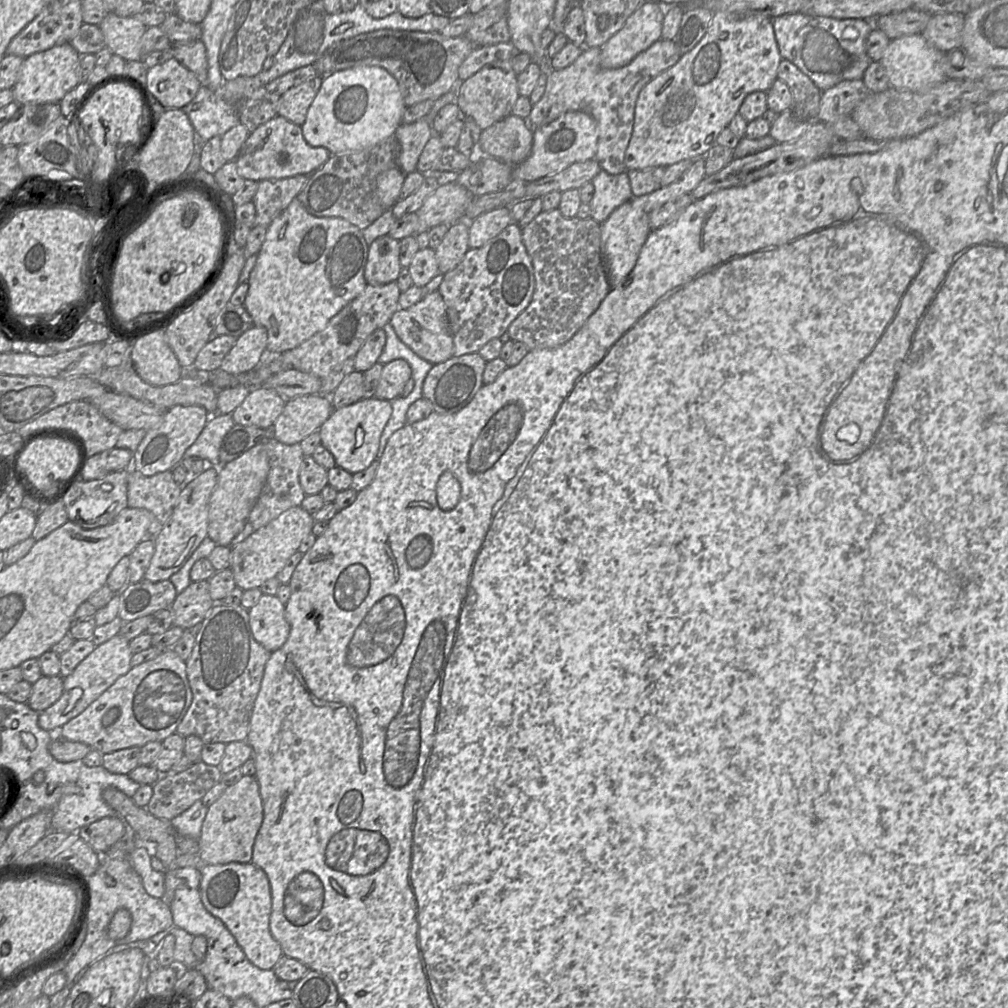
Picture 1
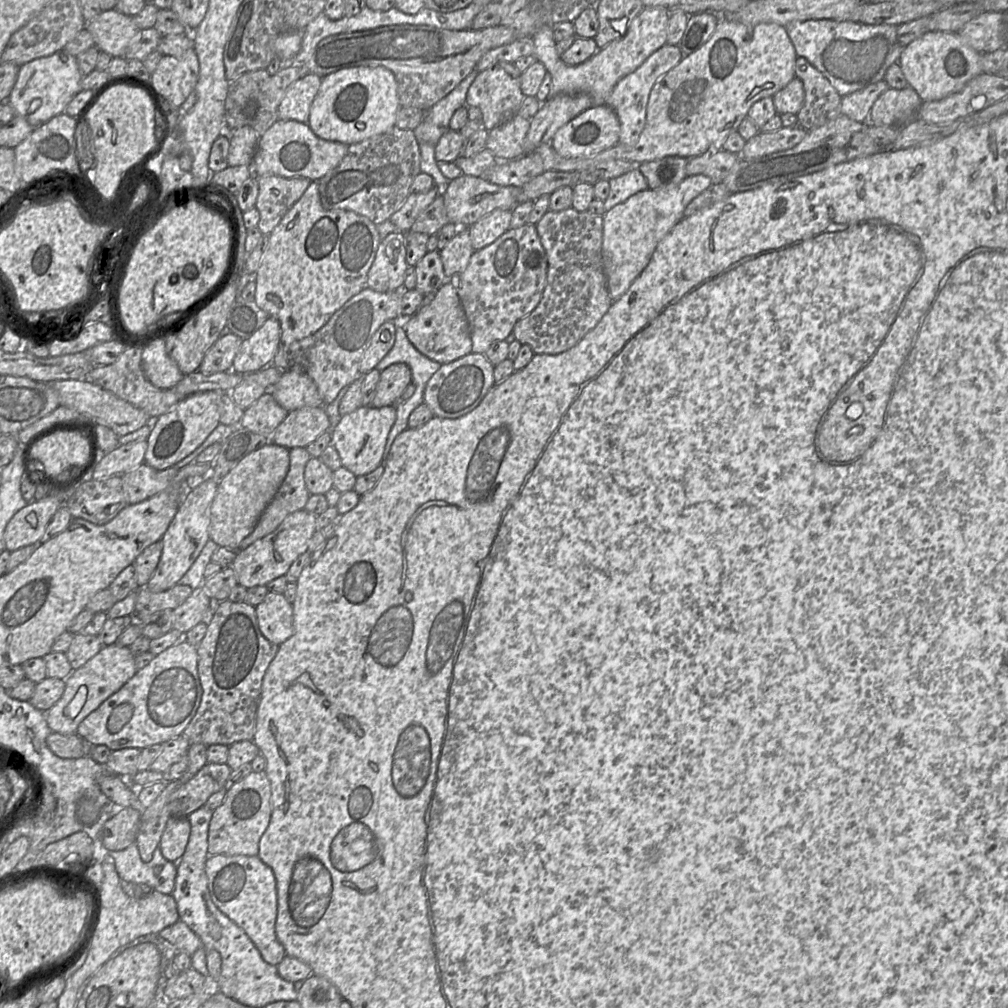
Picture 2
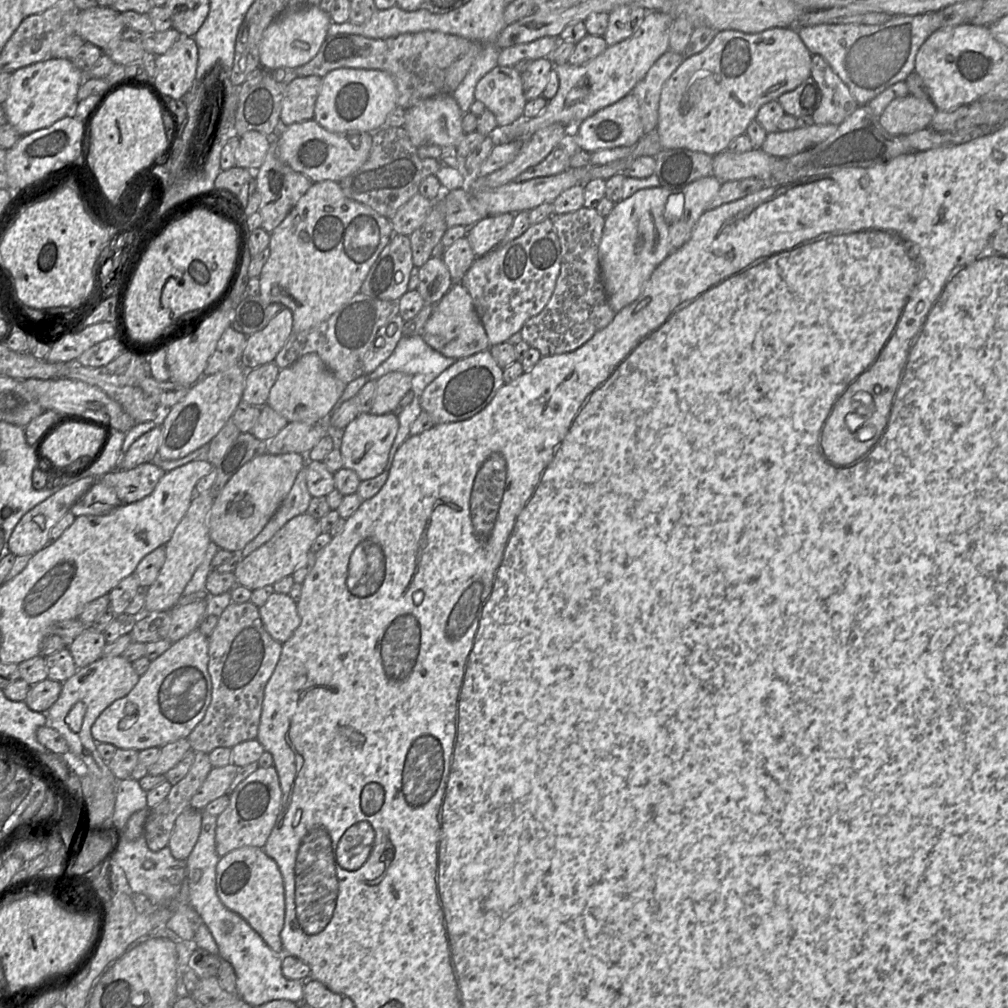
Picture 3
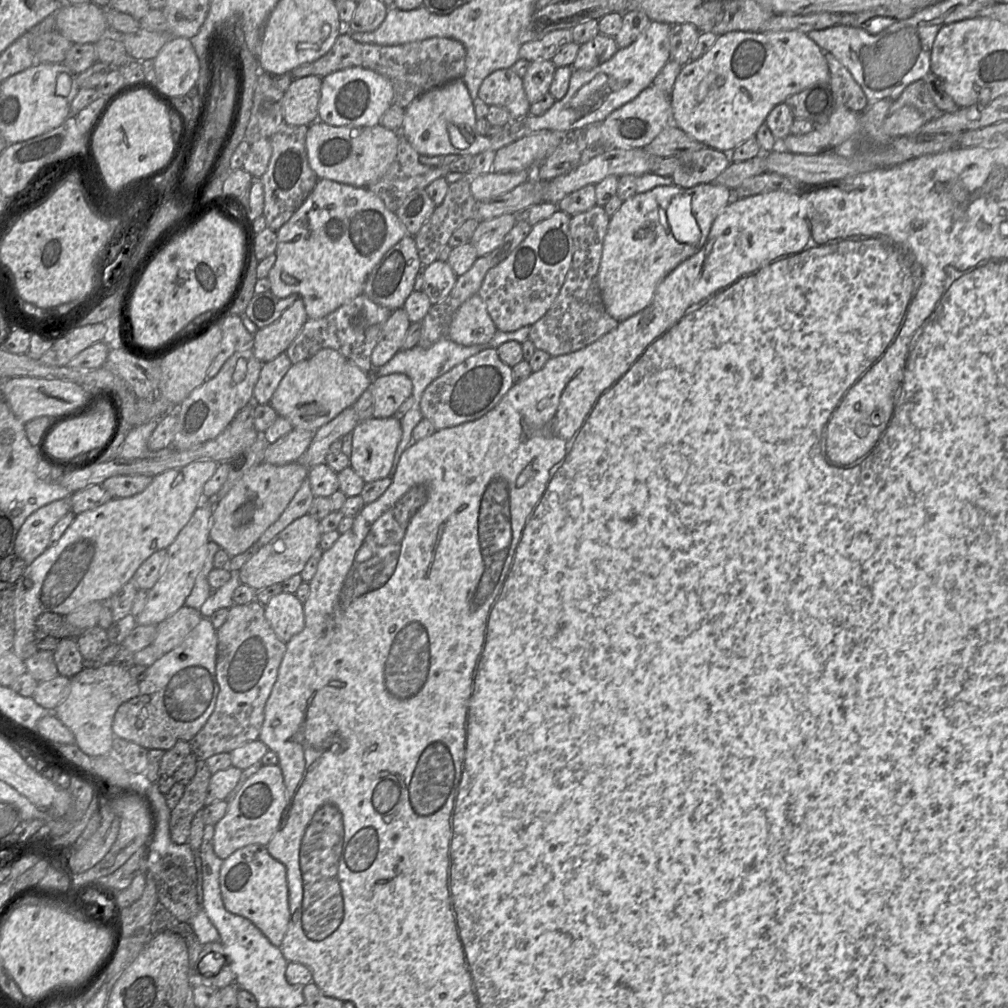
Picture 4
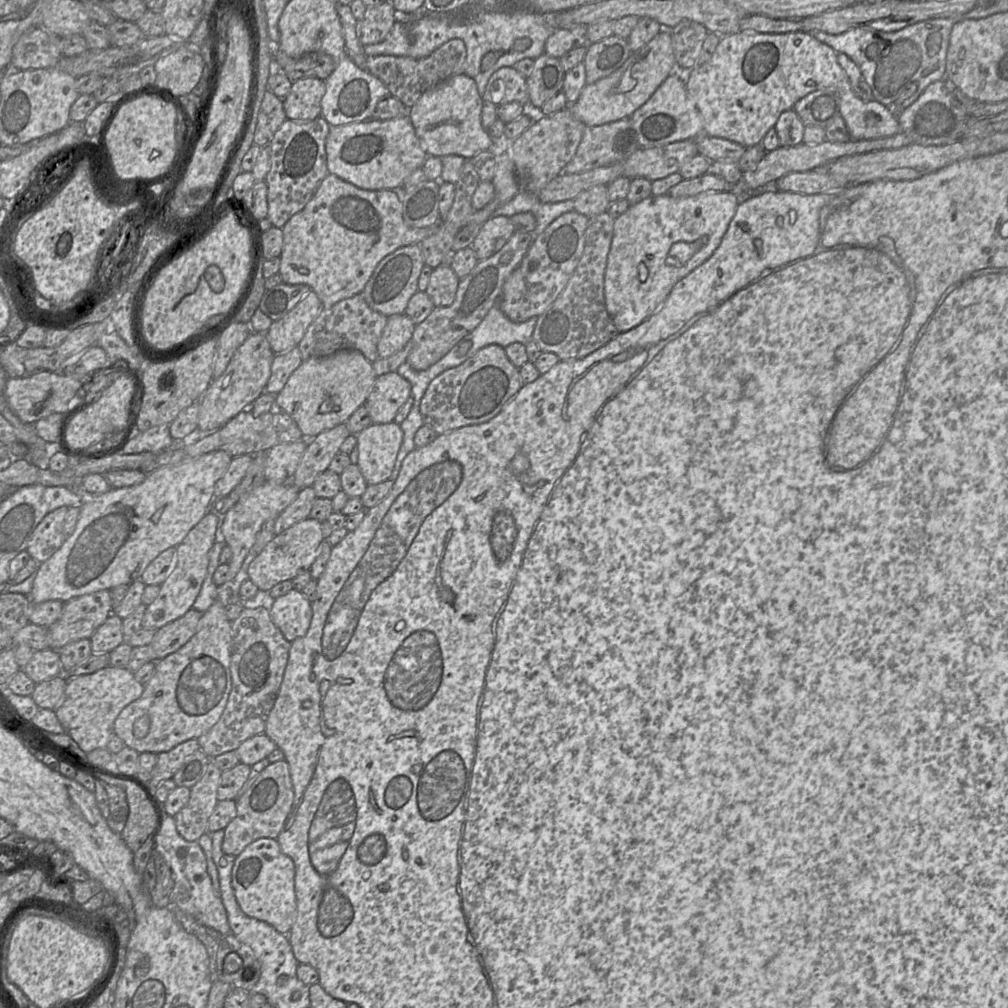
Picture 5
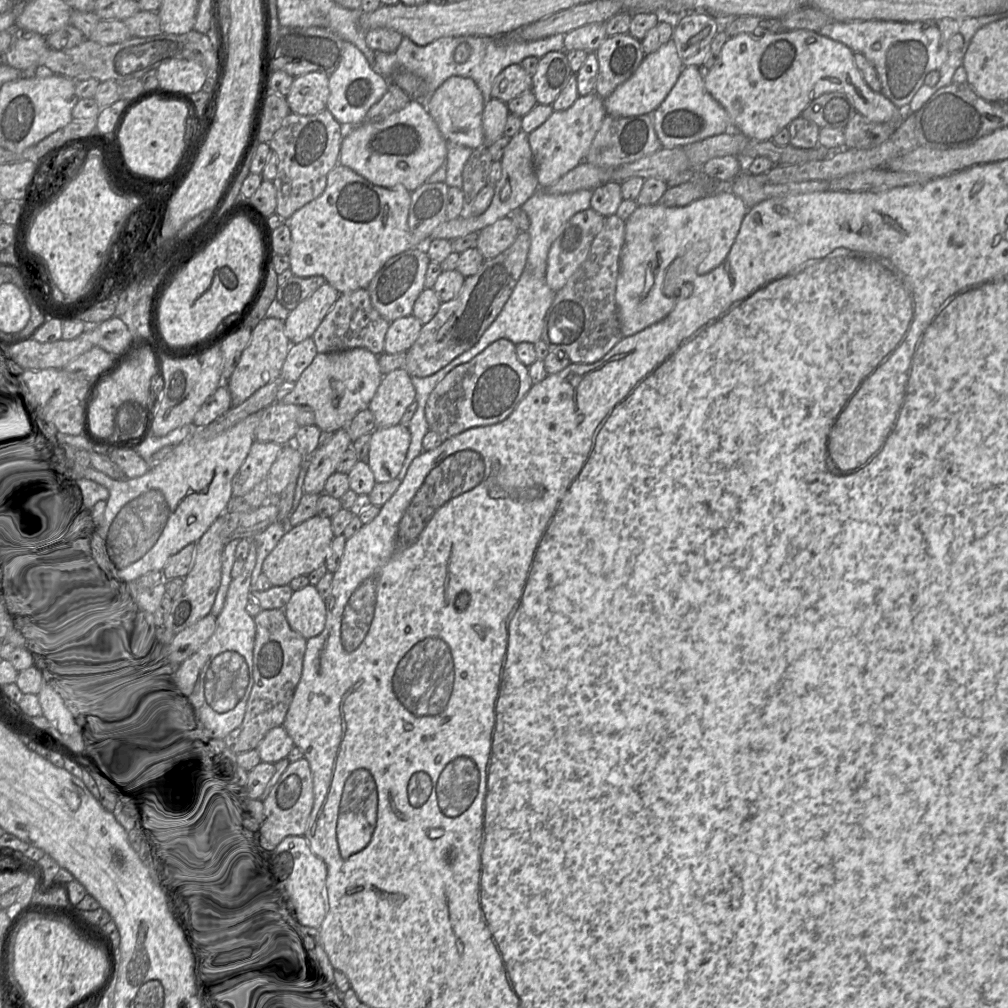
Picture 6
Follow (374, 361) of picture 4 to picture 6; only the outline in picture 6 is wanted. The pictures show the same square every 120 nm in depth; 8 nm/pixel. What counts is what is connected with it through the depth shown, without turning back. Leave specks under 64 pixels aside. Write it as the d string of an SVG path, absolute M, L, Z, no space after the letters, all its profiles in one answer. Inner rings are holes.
M412 315L389 323L384 340L384 353L397 354L407 352L417 340L423 324Z

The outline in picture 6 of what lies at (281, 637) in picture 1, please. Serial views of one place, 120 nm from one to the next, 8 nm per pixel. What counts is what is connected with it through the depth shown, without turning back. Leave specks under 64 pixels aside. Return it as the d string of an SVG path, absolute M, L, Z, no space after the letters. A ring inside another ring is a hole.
M311 584L294 591L283 611L290 628L306 640L319 635L324 629L326 605Z

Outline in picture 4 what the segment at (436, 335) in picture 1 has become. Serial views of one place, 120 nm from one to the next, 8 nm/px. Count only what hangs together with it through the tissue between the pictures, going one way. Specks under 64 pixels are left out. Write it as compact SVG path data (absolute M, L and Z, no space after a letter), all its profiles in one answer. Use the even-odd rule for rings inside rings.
M476 294L454 314L447 338L463 346L480 345L488 343L496 331L484 301Z

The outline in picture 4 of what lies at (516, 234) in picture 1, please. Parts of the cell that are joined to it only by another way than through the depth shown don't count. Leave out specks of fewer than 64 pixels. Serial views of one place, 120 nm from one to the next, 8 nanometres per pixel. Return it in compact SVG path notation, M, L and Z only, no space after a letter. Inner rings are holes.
M556 211L550 218L531 228L529 235L495 267L491 268L478 291L497 330L514 332L537 322L552 306L565 282L573 257L573 240L570 234L571 216Z

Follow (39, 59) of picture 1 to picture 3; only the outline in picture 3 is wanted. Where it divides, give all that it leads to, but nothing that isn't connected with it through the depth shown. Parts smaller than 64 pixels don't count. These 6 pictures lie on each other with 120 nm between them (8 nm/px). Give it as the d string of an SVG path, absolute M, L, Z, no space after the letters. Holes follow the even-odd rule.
M50 58L11 73L9 95L2 104L7 122L22 136L51 126L69 115L77 103L84 74L70 59Z

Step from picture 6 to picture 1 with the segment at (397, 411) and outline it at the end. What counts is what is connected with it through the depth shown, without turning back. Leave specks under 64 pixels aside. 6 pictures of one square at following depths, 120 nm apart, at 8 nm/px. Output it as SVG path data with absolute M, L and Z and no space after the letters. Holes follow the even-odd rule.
M395 359L383 365L375 397L392 401L400 397L402 390L411 378L411 367L404 359Z

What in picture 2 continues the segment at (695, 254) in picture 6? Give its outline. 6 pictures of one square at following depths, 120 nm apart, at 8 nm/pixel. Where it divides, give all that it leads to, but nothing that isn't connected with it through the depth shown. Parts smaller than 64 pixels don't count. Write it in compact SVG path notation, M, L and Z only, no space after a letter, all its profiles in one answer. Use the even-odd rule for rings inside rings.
M703 174L687 176L676 185L640 191L605 212L603 215L602 260L607 289L613 301L619 299L645 269L659 242L685 217L684 210L687 205L712 183L712 180Z

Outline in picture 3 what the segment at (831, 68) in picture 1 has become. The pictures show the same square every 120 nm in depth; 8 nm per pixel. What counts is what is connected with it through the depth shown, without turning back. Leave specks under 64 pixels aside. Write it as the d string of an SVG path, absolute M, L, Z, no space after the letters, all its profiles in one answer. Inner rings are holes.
M932 11L898 15L880 25L821 24L799 27L797 32L810 53L826 60L862 106L914 72L920 47L941 26L941 13Z

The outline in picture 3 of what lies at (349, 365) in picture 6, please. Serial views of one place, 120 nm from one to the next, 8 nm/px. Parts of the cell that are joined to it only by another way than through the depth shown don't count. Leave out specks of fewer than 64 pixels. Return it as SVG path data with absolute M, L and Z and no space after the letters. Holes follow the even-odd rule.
M316 353L299 358L291 366L280 369L272 386L267 405L288 422L322 422L332 414L347 384L337 379Z

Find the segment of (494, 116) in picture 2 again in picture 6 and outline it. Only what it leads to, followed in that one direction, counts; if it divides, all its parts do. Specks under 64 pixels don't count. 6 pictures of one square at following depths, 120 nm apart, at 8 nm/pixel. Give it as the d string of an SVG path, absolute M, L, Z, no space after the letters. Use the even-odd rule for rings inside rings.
M520 64L509 65L495 78L491 97L507 103L521 93L531 90L532 83L532 75Z

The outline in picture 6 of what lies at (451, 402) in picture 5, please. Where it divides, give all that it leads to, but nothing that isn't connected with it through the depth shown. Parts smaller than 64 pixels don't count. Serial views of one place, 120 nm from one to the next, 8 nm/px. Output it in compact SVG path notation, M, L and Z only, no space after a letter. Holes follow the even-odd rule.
M499 339L468 363L451 370L436 385L425 406L429 430L448 439L471 428L502 422L532 386L528 367L517 357L516 345L507 339Z

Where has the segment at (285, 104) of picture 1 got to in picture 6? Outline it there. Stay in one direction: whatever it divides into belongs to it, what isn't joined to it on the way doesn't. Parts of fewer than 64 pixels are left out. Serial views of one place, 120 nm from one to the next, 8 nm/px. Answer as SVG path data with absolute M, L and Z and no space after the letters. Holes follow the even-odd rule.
M309 72L294 77L286 101L292 113L315 115L326 109L329 93L329 75Z

